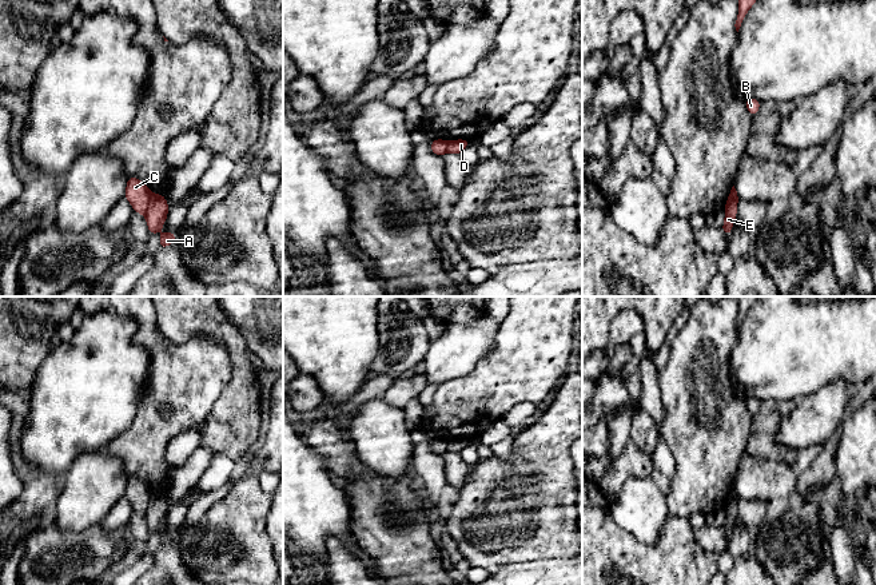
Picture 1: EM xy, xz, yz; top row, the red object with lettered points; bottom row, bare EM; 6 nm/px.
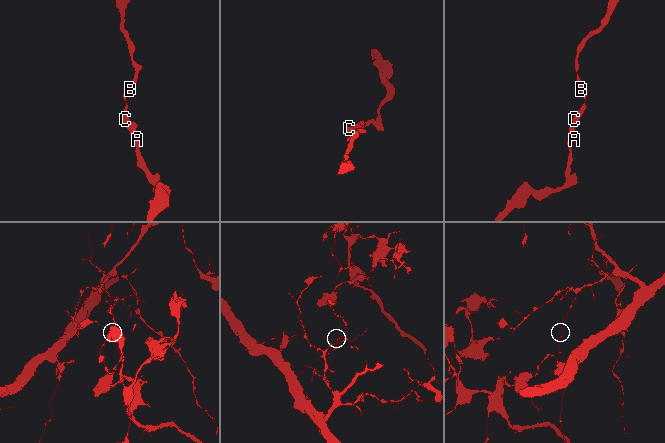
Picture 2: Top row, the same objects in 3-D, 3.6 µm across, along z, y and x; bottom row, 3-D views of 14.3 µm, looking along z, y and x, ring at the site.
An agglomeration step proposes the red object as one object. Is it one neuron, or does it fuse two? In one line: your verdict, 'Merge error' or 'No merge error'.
Merge error

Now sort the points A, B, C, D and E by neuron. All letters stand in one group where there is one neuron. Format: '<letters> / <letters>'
A D E / B C

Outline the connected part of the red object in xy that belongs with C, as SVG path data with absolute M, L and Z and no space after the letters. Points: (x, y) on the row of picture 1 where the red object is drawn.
M130 176L127 180L124 198L131 203L135 212L144 215L151 198L151 191L144 182L135 176Z

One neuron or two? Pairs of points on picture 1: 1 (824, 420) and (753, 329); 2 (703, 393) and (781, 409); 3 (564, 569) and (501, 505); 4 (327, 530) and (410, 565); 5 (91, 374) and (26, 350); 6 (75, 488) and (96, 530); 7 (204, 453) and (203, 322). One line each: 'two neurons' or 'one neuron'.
1: one neuron
2: two neurons
3: two neurons
4: two neurons
5: two neurons
6: two neurons
7: two neurons

